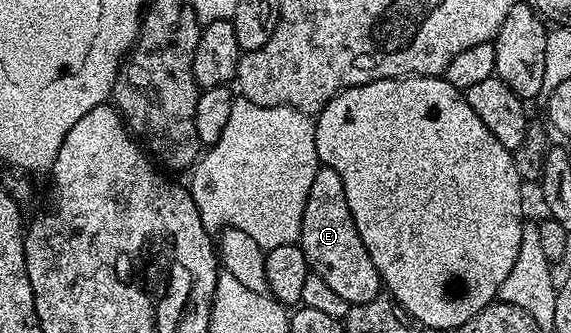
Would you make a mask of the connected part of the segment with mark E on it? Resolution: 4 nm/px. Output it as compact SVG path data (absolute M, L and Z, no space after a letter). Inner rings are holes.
M322 166L317 168L315 181L311 181L311 193L307 193L307 205L303 205L299 245L307 257L310 272L323 277L323 281L327 281L327 286L334 293L339 293L343 301L350 305L369 303L382 294L383 284L375 269L375 261L371 261L371 253L367 253L367 245L363 245L363 237L359 237L359 229L355 229L355 221L347 205L347 193L343 193L343 181L339 181L339 173L335 173L335 169Z

